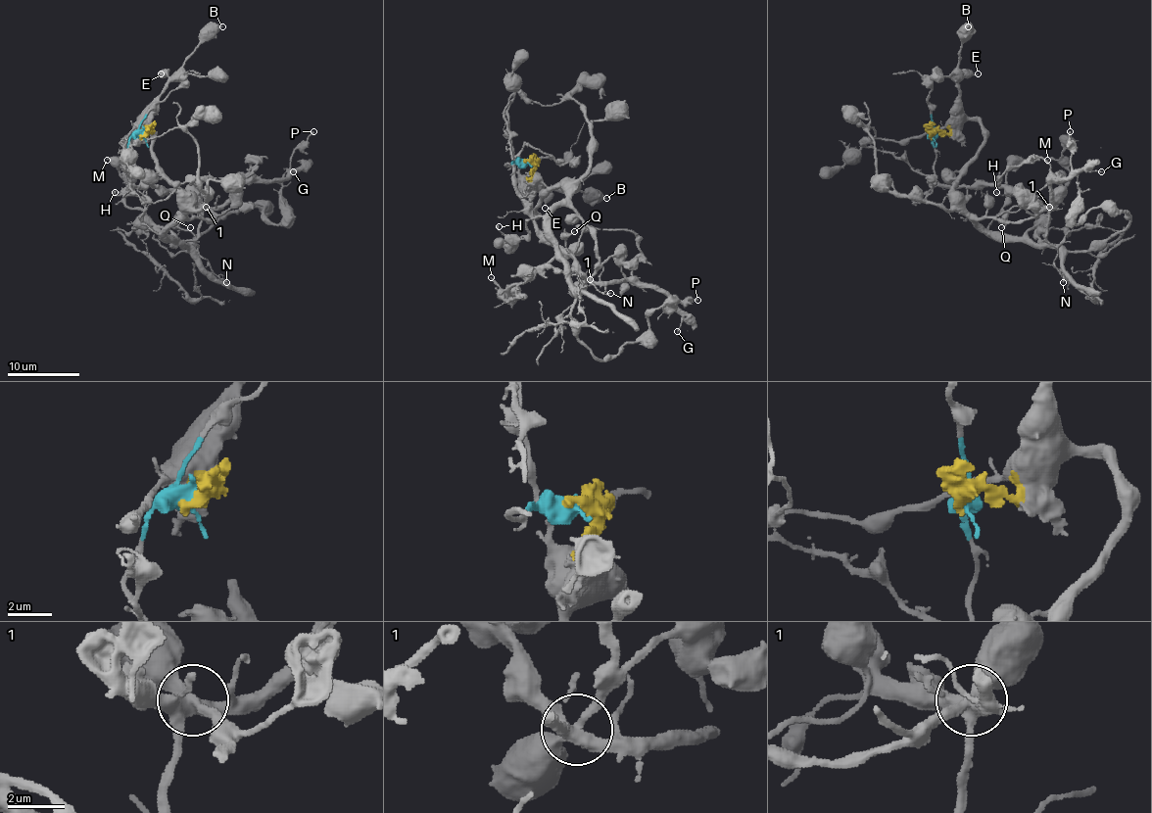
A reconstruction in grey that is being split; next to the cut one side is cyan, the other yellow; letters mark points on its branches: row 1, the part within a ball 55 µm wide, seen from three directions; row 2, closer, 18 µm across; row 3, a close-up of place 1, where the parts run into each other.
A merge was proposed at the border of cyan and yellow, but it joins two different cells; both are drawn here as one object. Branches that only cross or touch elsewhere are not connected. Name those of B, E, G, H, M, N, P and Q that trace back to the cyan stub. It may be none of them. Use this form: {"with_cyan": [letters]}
{"with_cyan": ["G", "N", "P", "Q"]}

